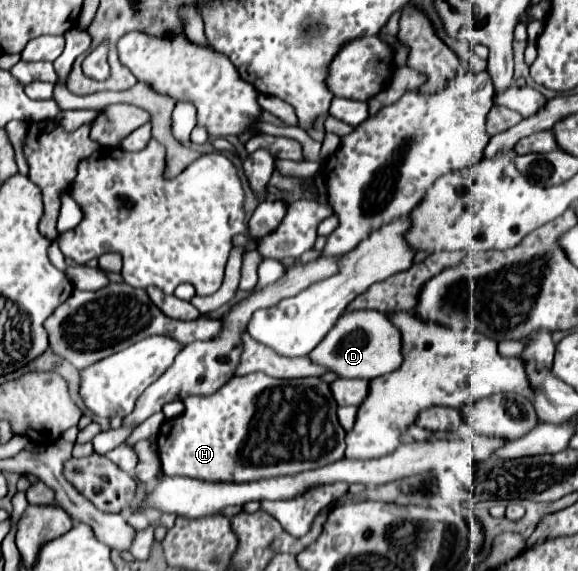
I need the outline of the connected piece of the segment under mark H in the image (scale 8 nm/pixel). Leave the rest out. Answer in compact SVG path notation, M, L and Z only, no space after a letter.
M249 373L243 377L231 377L221 389L217 389L217 393L213 395L193 395L189 399L183 401L185 411L175 417L175 419L167 419L157 435L157 451L161 457L161 469L165 475L191 475L203 481L225 481L225 483L247 483L253 479L269 479L269 477L279 477L279 475L295 475L301 471L309 471L309 469L317 469L329 463L339 461L341 457L345 457L345 429L341 427L339 419L337 419L337 401L333 399L331 393L331 385L321 381L321 377L305 377L305 379L273 379L265 373Z

